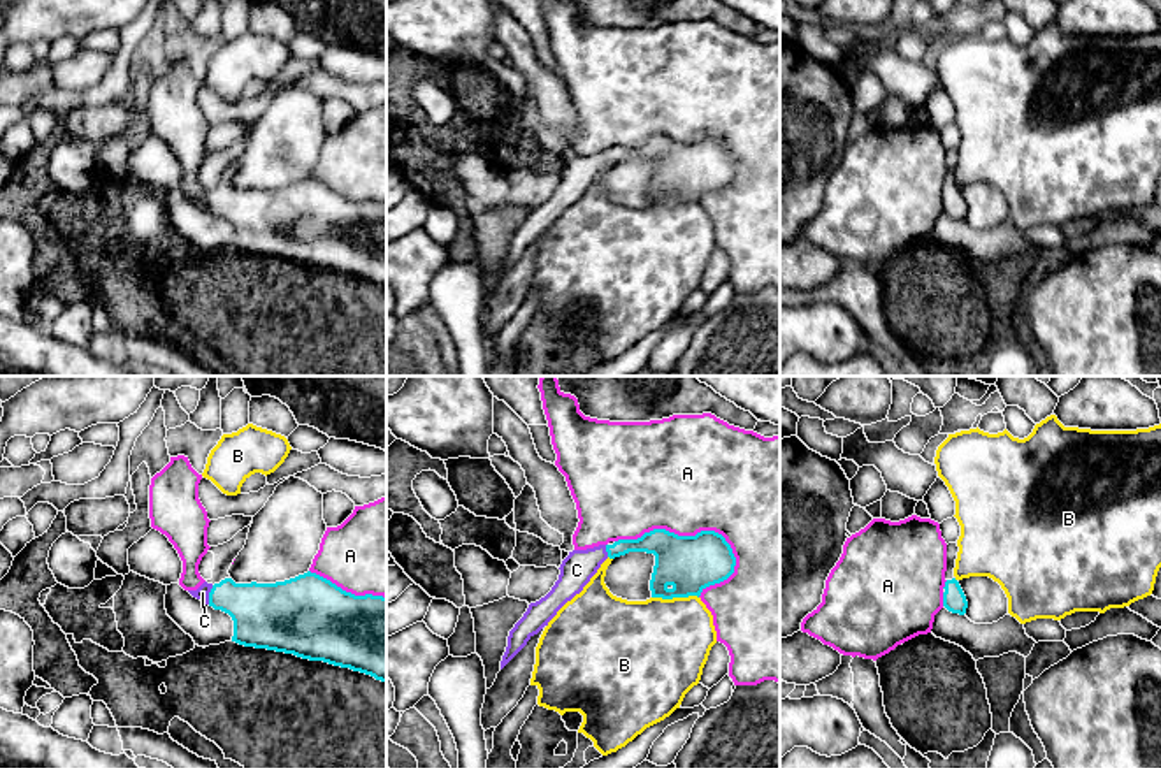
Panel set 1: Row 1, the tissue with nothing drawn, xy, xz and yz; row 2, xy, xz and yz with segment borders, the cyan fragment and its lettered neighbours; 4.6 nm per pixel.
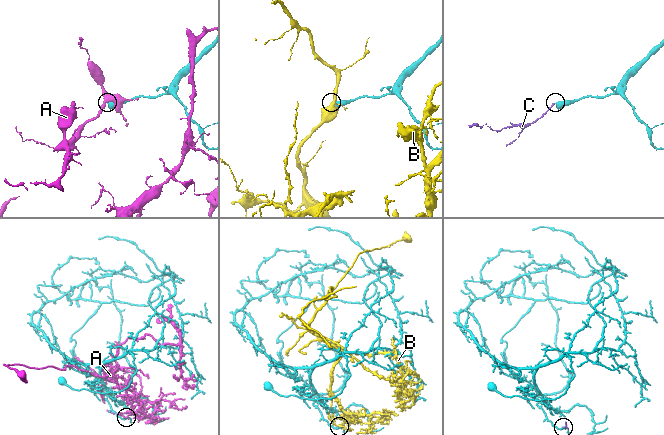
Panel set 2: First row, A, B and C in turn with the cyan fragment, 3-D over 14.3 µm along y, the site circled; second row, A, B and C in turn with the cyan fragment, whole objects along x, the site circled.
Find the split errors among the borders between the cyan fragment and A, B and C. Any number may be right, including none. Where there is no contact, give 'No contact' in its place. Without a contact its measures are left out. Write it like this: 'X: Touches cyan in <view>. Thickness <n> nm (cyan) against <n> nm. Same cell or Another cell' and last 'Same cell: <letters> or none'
A: Touches cyan in xz. Thickness 260 nm (cyan) against 480 nm. Another cell
B: Touches cyan in xz. Thickness 260 nm (cyan) against 440 nm. Another cell
C: Touches cyan in xy. Thickness 260 nm (cyan) against 60 nm. Same cell
Same cell: C

